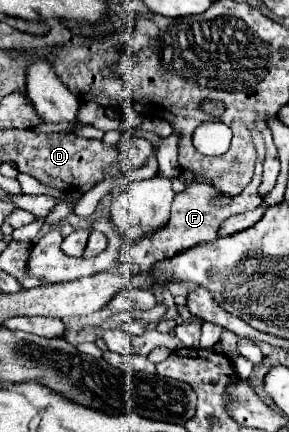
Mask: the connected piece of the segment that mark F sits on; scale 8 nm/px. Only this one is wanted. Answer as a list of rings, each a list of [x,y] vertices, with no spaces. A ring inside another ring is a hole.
[[[257,168],[253,180],[243,188],[243,192],[235,194],[235,196],[229,196],[229,204],[225,204],[225,206],[215,204],[223,196],[223,192],[219,192],[219,190],[215,190],[211,186],[207,188],[207,184],[205,186],[199,184],[195,188],[189,188],[185,192],[175,194],[173,208],[171,208],[171,220],[163,228],[159,228],[159,230],[151,232],[149,236],[145,236],[143,240],[127,246],[123,250],[121,262],[131,262],[131,264],[139,264],[141,268],[149,268],[151,264],[155,264],[155,260],[175,256],[175,252],[183,252],[183,250],[187,250],[187,248],[191,248],[191,246],[195,246],[199,242],[215,240],[219,236],[219,226],[227,218],[231,218],[235,214],[241,214],[241,212],[247,212],[247,210],[259,208],[259,204],[263,202],[259,192],[257,192],[259,184],[261,184],[261,170]]]

